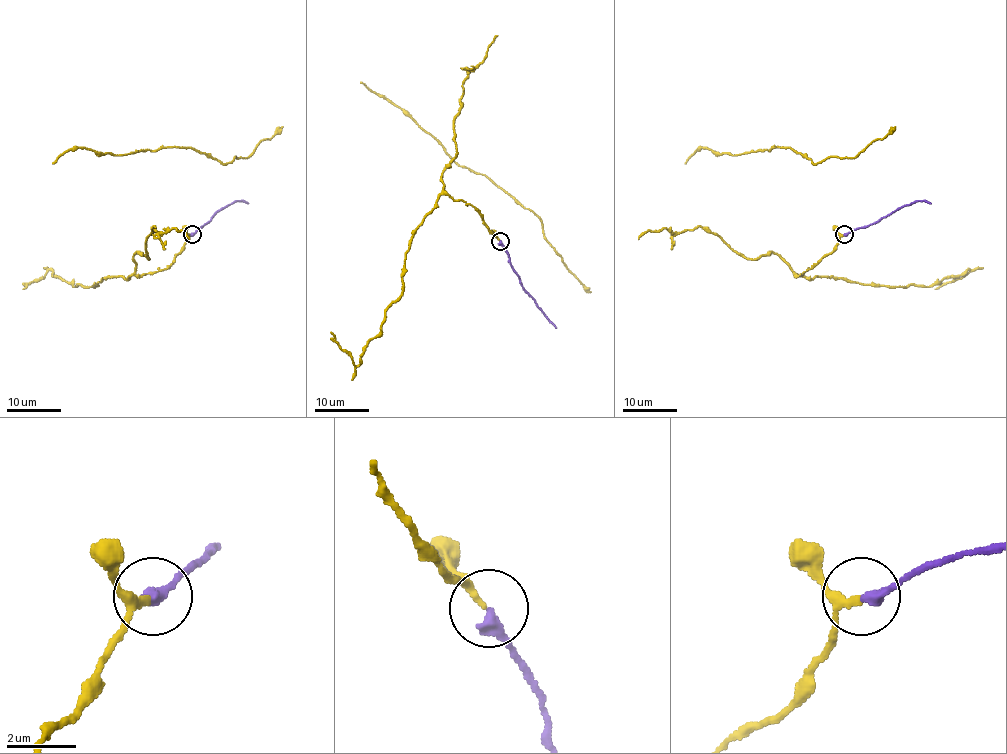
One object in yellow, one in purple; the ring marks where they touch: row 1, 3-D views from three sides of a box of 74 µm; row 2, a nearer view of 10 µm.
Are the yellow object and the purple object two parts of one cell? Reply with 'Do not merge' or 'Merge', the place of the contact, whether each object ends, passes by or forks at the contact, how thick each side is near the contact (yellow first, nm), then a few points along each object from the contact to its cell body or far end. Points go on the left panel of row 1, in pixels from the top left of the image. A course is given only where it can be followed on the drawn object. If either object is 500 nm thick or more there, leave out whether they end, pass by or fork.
Merge. Place: (192, 234). At the ring yellow passes by. At the ring purple ends. Thickness 170 nm (yellow) against 320 nm. Course of yellow: (191, 234), (175, 259), (155, 273), (126, 278), (118, 276), (94, 286), (74, 286), (51, 270), (22, 289). Course of purple: (192, 234), (219, 210), (237, 200), (248, 203)

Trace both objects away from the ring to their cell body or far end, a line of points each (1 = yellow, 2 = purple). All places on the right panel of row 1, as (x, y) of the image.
1: (844, 234), (836, 247), (797, 274), (861, 284), (932, 286), (968, 270), (934, 289)
2: (844, 234), (872, 224), (918, 200), (930, 203)

